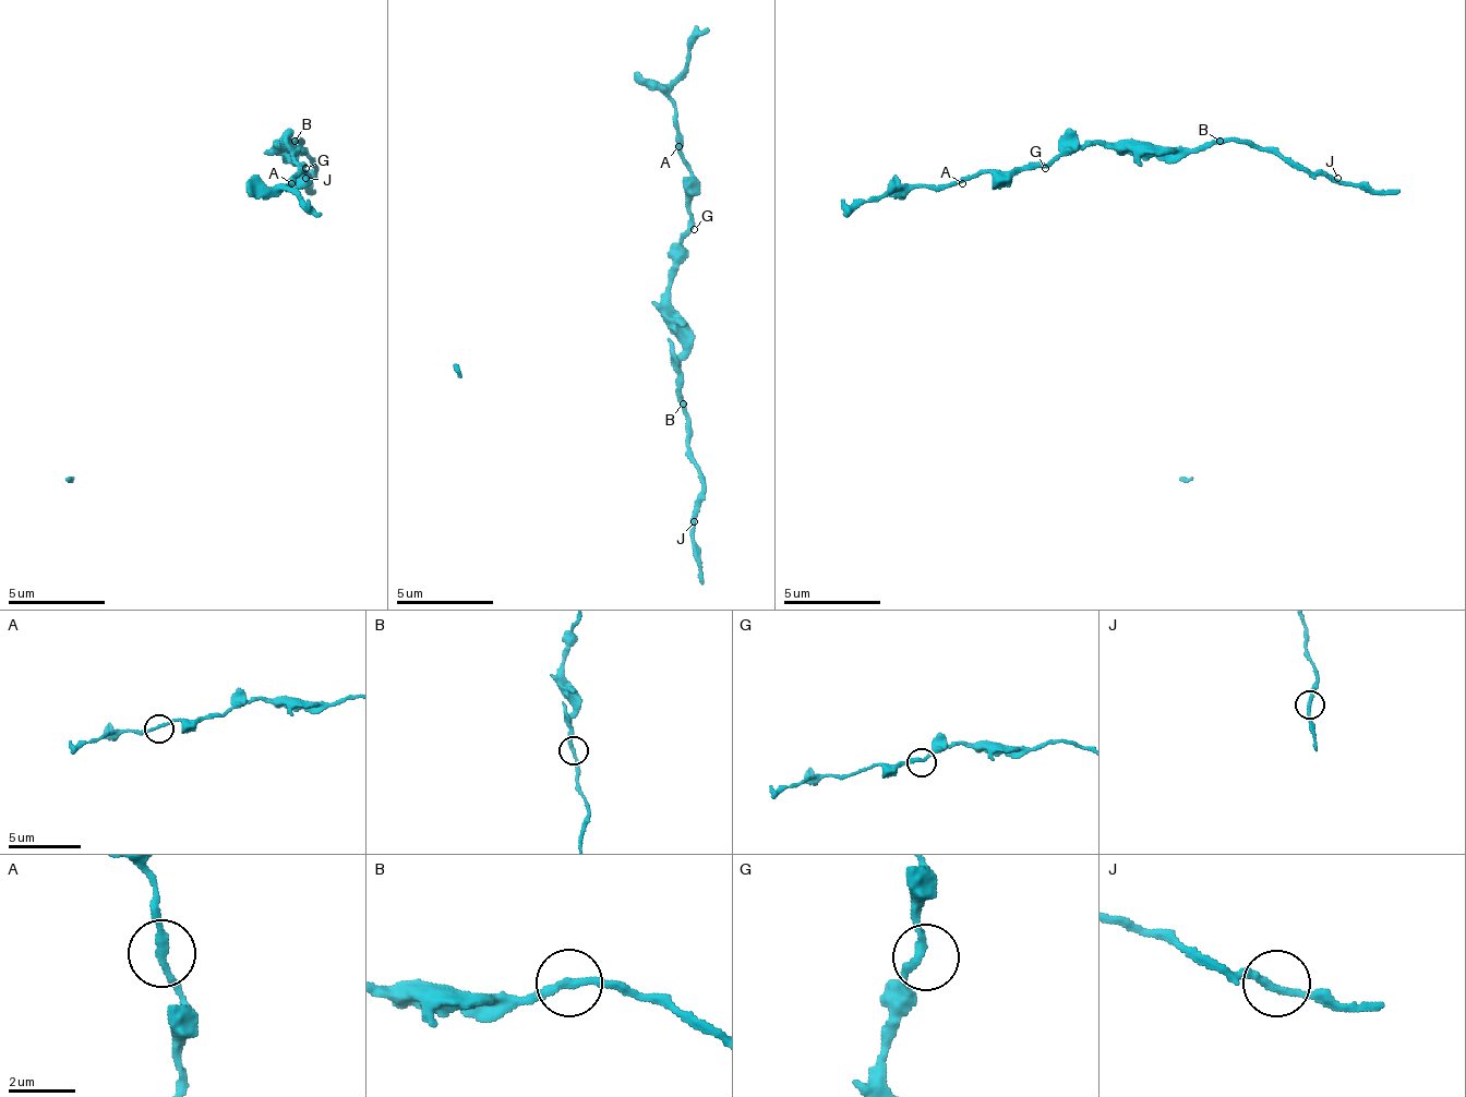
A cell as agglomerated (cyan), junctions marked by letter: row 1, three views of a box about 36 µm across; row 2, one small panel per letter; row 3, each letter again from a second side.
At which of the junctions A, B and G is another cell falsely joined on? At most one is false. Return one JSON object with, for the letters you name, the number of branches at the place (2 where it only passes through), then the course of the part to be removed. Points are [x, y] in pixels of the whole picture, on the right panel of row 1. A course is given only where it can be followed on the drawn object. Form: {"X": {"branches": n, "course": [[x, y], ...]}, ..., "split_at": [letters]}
{"split_at": []}

